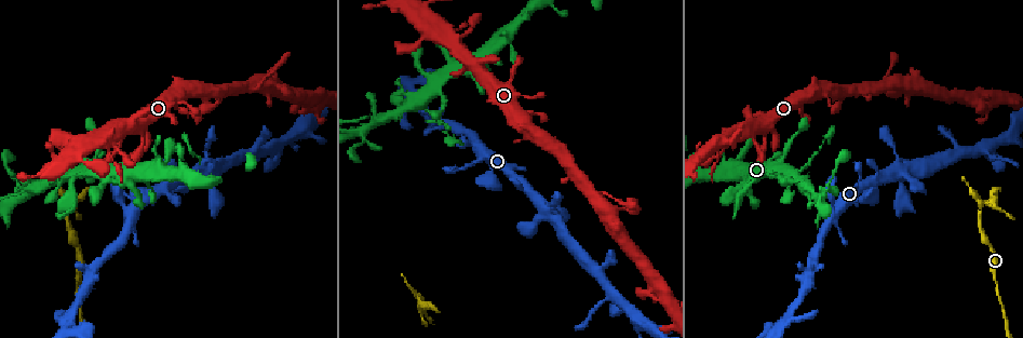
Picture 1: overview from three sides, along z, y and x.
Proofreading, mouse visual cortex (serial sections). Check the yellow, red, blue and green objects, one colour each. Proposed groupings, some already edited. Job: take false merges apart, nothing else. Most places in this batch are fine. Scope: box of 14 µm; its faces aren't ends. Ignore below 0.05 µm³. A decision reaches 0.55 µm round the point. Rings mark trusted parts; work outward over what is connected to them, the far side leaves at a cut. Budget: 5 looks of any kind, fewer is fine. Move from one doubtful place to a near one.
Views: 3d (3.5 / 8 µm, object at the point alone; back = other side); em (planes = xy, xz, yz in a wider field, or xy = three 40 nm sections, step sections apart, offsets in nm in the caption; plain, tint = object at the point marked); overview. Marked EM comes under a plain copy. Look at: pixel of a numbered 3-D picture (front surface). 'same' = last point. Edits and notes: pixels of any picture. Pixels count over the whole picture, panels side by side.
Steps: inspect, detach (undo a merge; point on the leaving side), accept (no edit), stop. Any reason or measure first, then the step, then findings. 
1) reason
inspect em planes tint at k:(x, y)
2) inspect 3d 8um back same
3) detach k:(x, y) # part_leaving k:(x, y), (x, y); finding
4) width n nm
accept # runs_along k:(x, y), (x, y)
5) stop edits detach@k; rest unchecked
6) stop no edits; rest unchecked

narrows sharply
inspect 3d 8um at 1:(755, 180)

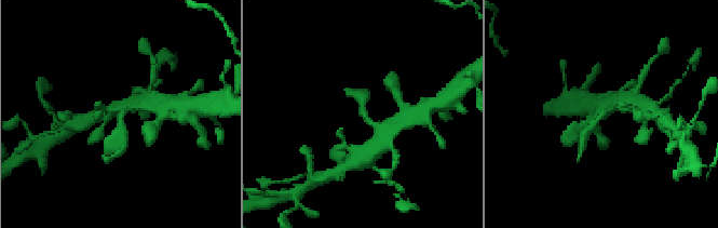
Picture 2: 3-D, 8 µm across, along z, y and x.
inspect em planes tint at 2:(602, 110)

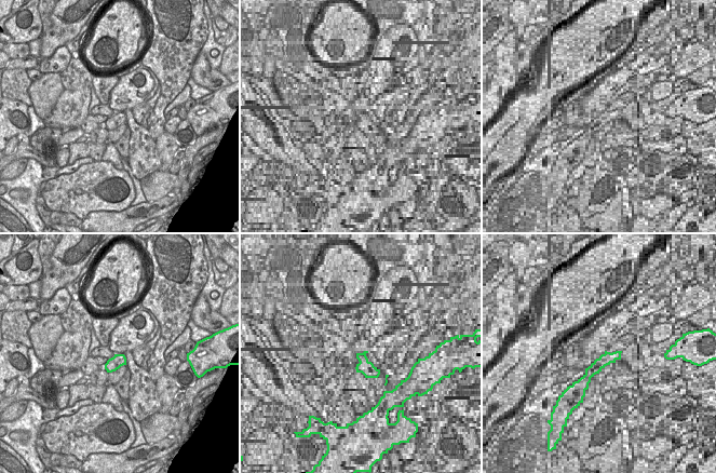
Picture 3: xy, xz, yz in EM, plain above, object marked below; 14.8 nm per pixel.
accept # all the same cell

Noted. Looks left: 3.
calibre changes
inspect 3d 3.5um back at 1:(802, 168)

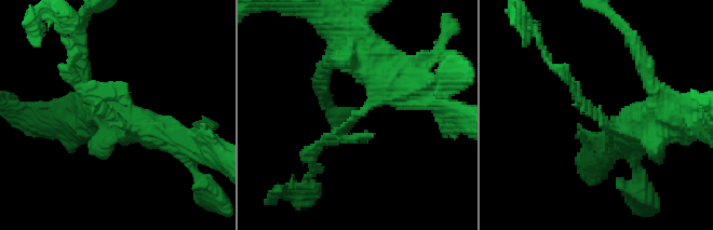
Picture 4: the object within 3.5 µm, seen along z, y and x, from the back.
arm_widths 150, 500 nm; need the tissue
inspect em planes tint at 4:(349, 121)

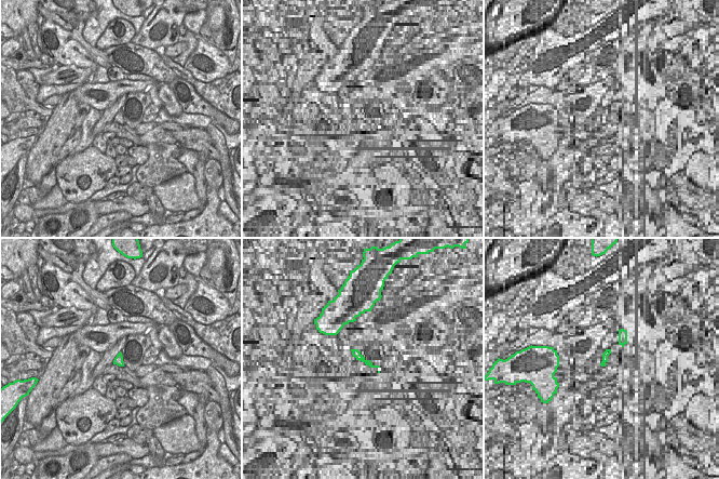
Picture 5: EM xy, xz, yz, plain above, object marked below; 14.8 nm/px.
accept # runs_along 4:(377, 76), (391, 84), (311, 161); one cell here

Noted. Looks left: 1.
stop no edits; rest unchecked

